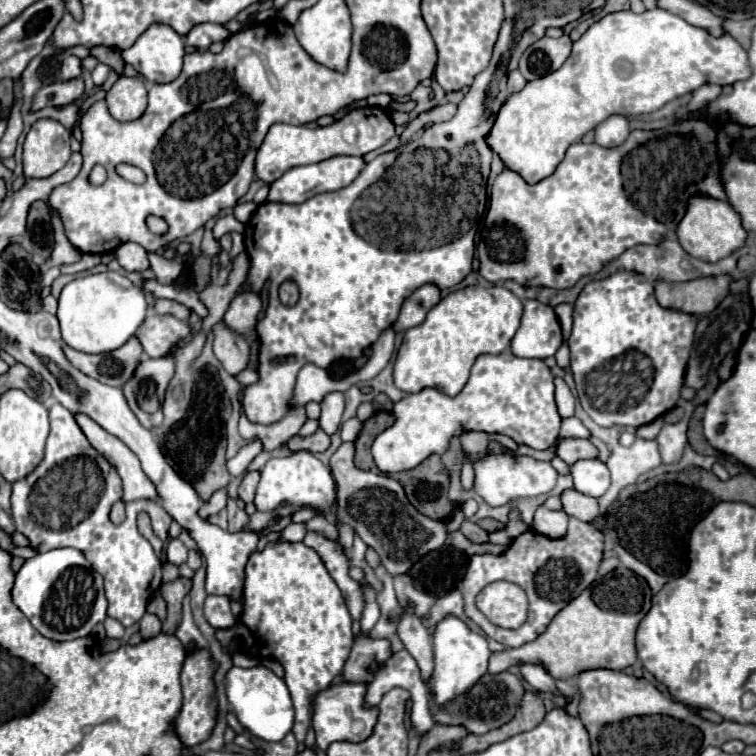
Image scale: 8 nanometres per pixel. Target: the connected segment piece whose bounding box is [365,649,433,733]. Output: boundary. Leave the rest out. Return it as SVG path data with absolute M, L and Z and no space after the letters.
M407 649L393 653L383 663L383 669L375 673L375 679L369 683L369 691L365 697L367 705L369 707L377 705L381 701L381 695L385 695L393 687L401 687L411 693L413 699L411 721L419 733L427 733L433 727L433 719L429 715L429 705L427 705L427 687L419 675L415 659L409 655Z

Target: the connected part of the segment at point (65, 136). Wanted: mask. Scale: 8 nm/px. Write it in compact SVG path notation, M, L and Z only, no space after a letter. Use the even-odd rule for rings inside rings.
M37 119L23 143L23 171L27 177L49 177L71 155L71 133L55 119Z

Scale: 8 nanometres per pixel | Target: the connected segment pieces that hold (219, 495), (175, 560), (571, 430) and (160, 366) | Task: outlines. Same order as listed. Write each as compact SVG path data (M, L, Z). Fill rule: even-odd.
M219 489L213 493L213 497L201 505L201 517L217 515L227 505L227 489Z
M171 539L167 545L167 551L165 551L165 557L169 563L181 565L187 561L187 547L179 539Z
M569 417L569 419L563 419L563 423L561 423L561 431L559 431L559 437L561 437L561 439L567 439L567 437L589 439L591 433L589 433L589 429L587 429L577 417Z
M171 355L159 359L143 359L133 379L127 381L123 387L131 411L147 429L159 427L163 423L161 403L173 373L175 359Z

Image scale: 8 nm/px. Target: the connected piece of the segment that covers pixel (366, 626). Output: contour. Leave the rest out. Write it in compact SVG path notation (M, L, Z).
M365 585L365 601L367 601L367 605L365 605L363 619L361 619L361 633L369 635L373 625L379 619L379 605L375 603L375 591L369 585Z

